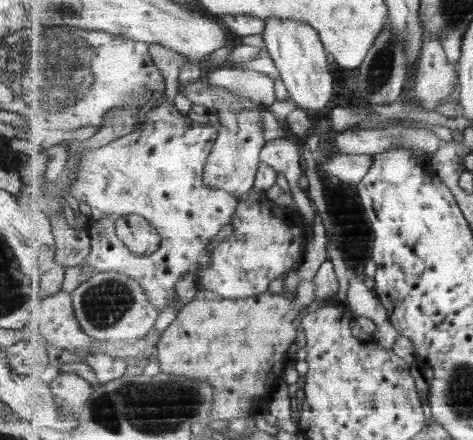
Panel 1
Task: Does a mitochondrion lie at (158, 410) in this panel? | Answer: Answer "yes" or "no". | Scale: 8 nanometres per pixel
yes

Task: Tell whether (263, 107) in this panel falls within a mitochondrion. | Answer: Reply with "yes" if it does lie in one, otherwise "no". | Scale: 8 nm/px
no

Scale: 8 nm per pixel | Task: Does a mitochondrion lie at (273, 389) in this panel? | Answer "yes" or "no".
no

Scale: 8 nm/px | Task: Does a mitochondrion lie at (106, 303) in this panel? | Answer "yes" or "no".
yes

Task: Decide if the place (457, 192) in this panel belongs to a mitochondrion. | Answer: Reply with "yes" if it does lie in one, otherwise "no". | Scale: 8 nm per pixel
no

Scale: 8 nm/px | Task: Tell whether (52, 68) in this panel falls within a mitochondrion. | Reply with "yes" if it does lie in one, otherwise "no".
yes

